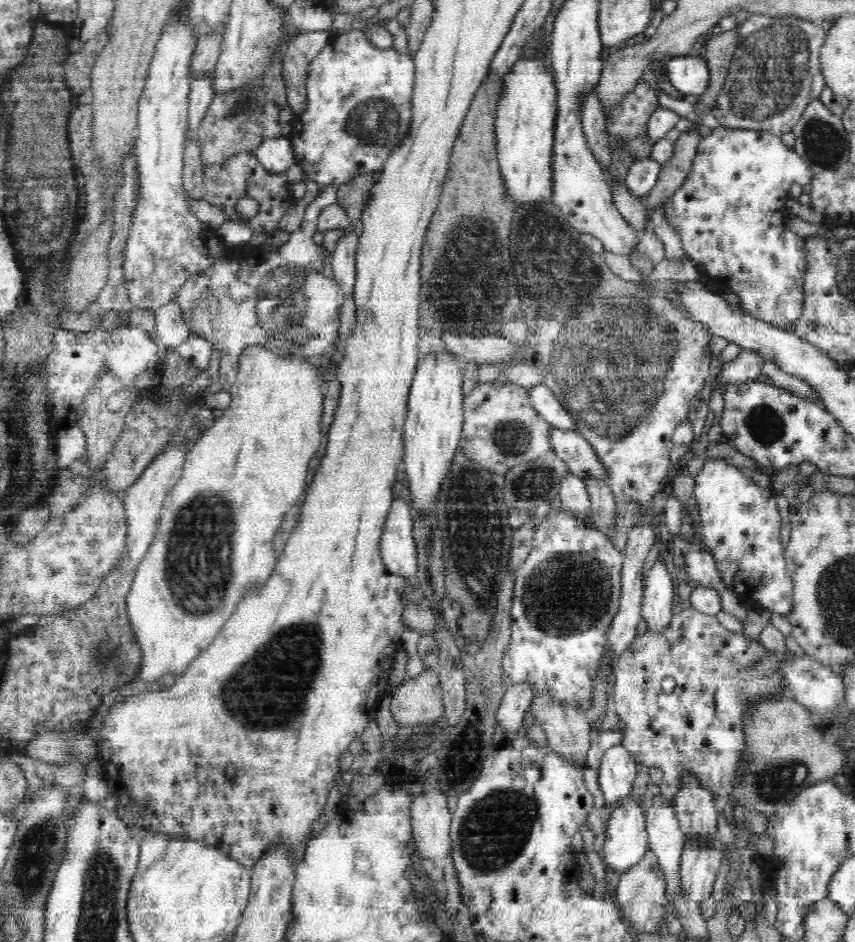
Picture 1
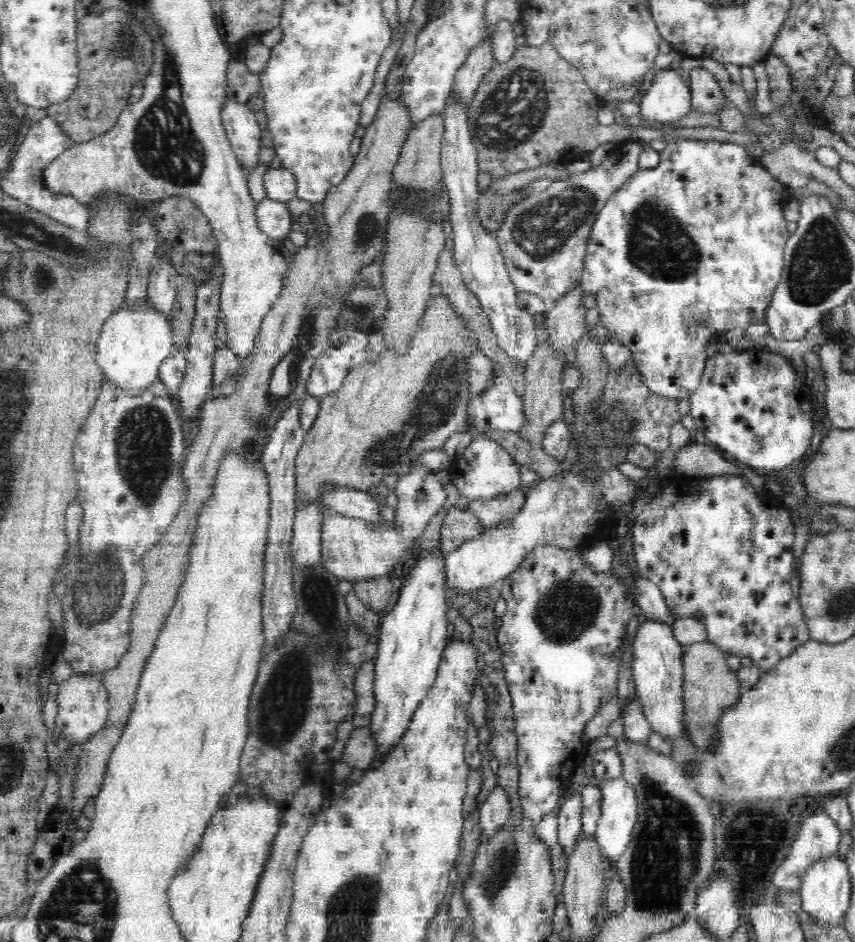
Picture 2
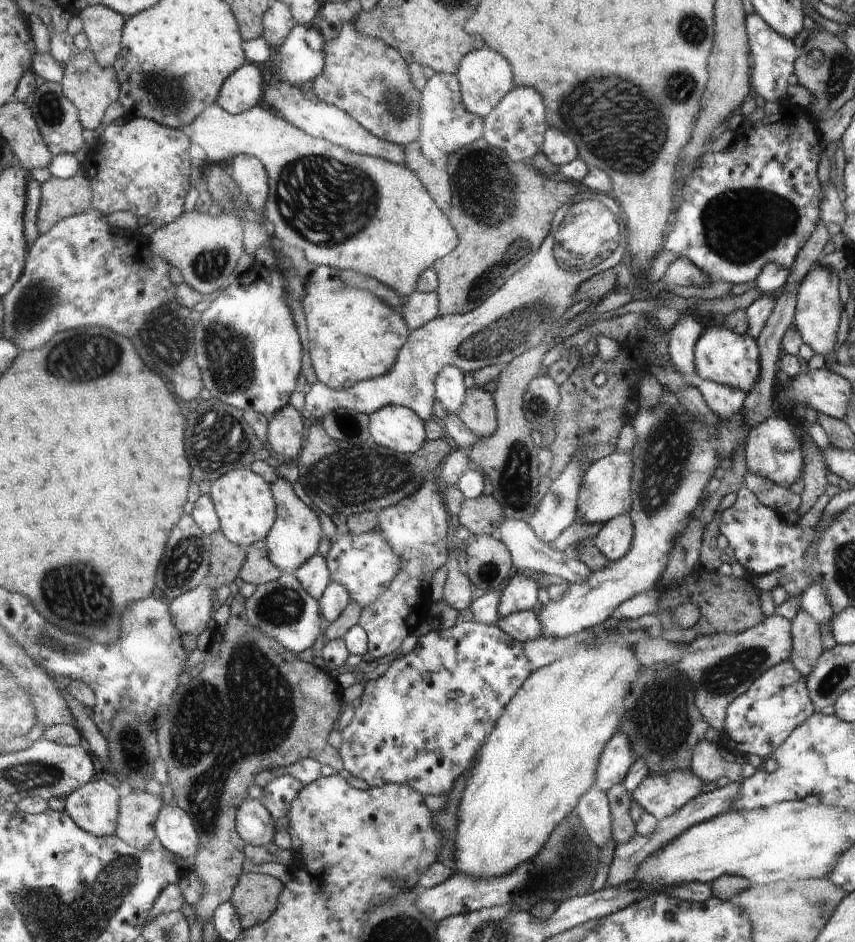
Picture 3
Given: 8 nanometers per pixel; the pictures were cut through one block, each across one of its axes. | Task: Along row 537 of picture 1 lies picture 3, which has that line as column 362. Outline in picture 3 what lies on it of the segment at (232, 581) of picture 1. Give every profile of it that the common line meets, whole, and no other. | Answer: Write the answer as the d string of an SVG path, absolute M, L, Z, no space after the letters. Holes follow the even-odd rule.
M220 104L212 105L191 124L188 131L193 143L202 147L214 164L234 160L240 154L263 161L268 175L264 219L273 225L274 236L285 245L300 248L308 262L354 270L376 278L407 298L416 291L422 272L458 247L459 235L454 232L450 218L443 210L440 212L427 187L406 165L354 154L330 144L328 140L308 136L295 125L288 124L283 117L276 116L267 106L255 106L244 114L235 115Z

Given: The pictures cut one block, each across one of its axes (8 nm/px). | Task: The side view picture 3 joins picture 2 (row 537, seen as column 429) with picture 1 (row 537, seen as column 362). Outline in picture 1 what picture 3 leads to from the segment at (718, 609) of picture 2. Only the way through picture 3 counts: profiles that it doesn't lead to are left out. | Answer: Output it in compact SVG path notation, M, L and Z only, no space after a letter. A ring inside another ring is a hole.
M722 458L706 459L694 479L693 493L700 514L700 526L694 529L694 536L700 543L704 542L704 547L700 550L708 548L707 552L713 556L722 583L730 592L734 592L740 602L747 602L747 606L759 604L766 610L789 616L793 607L793 581L786 566L785 546L780 542L782 519L771 488L756 485L746 471L724 462Z

